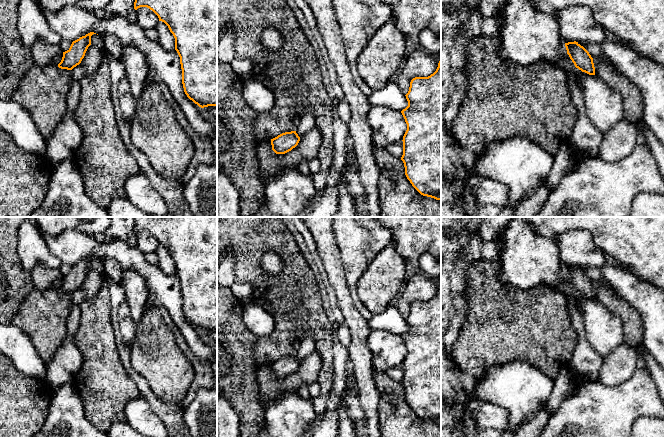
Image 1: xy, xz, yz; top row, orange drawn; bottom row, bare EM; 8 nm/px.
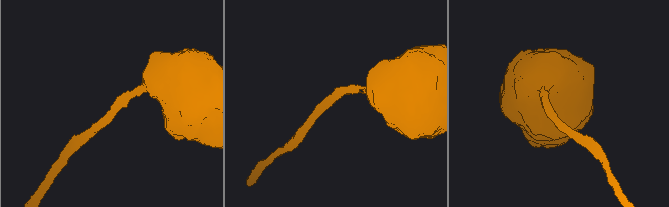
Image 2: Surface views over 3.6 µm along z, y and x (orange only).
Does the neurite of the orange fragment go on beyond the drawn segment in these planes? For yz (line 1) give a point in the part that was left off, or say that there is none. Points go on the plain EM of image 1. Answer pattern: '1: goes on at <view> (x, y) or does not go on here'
1: does not go on here

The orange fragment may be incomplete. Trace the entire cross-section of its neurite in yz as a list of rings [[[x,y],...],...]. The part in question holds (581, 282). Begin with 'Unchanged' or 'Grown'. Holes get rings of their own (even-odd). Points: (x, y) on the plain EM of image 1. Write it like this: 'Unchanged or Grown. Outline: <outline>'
Unchanged. Outline: [[[574,265],[565,267],[565,271],[576,292],[589,299],[595,299],[593,282],[583,270]]]

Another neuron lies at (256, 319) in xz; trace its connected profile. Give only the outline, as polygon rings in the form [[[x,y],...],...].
[[[251,302],[244,304],[242,321],[247,329],[257,337],[270,335],[274,329],[272,316]]]

